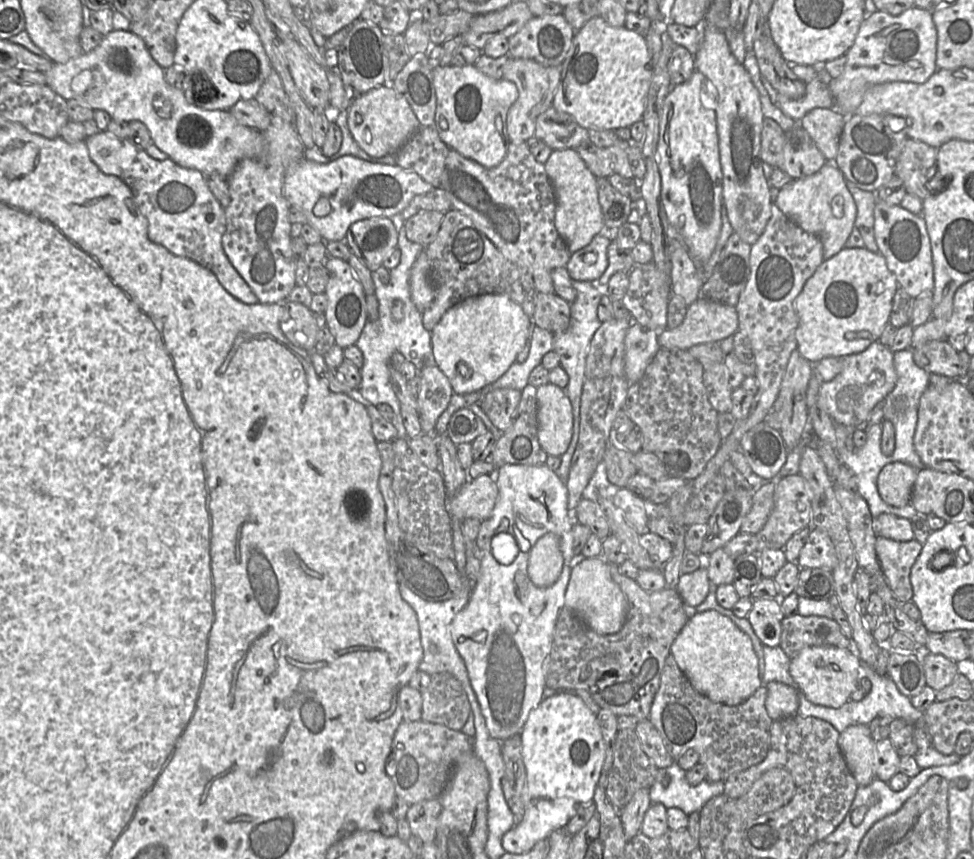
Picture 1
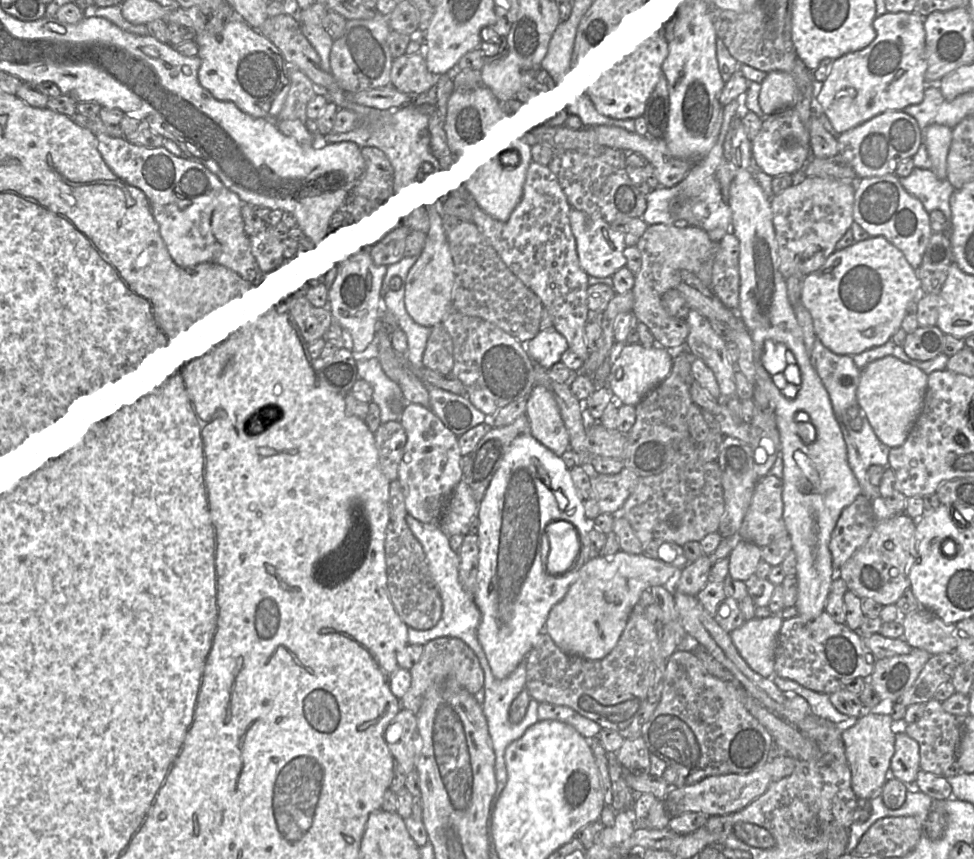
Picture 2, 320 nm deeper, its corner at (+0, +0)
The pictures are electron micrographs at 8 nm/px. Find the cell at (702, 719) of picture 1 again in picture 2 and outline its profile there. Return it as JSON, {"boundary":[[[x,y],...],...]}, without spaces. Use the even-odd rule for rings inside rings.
{"boundary":[[[676,650],[666,661],[663,678],[663,688],[660,701],[642,730],[642,738],[651,754],[656,755],[667,766],[672,766],[677,772],[677,779],[673,787],[681,788],[693,785],[706,777],[724,774],[747,774],[763,766],[773,755],[773,739],[767,729],[746,709],[744,698],[748,692],[736,681],[723,681],[710,674],[693,651]]]}

